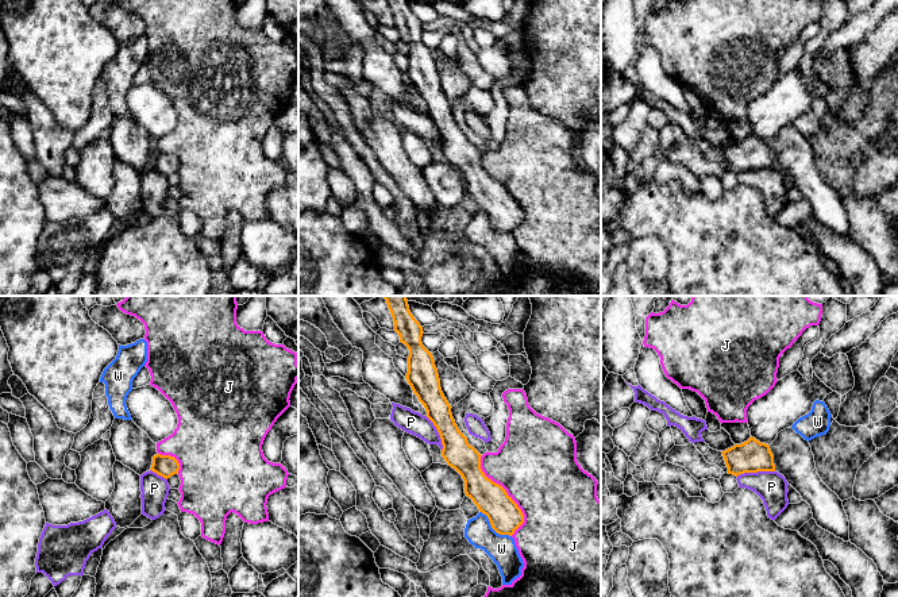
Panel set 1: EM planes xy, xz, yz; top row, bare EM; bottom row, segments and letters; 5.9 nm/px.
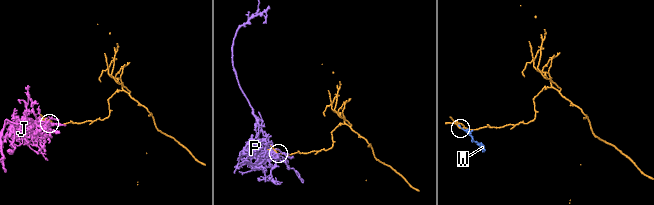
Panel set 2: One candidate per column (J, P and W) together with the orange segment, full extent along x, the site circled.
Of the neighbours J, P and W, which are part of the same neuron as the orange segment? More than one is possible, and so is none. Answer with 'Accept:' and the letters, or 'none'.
Accept: none

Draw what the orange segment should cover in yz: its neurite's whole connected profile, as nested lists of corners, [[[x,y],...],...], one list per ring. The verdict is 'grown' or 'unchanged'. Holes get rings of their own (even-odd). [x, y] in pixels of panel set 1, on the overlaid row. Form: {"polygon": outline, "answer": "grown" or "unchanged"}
{"polygon": [[[749,438],[741,444],[721,451],[728,474],[740,475],[744,473],[775,471],[774,455],[770,446]]], "answer": "unchanged"}

